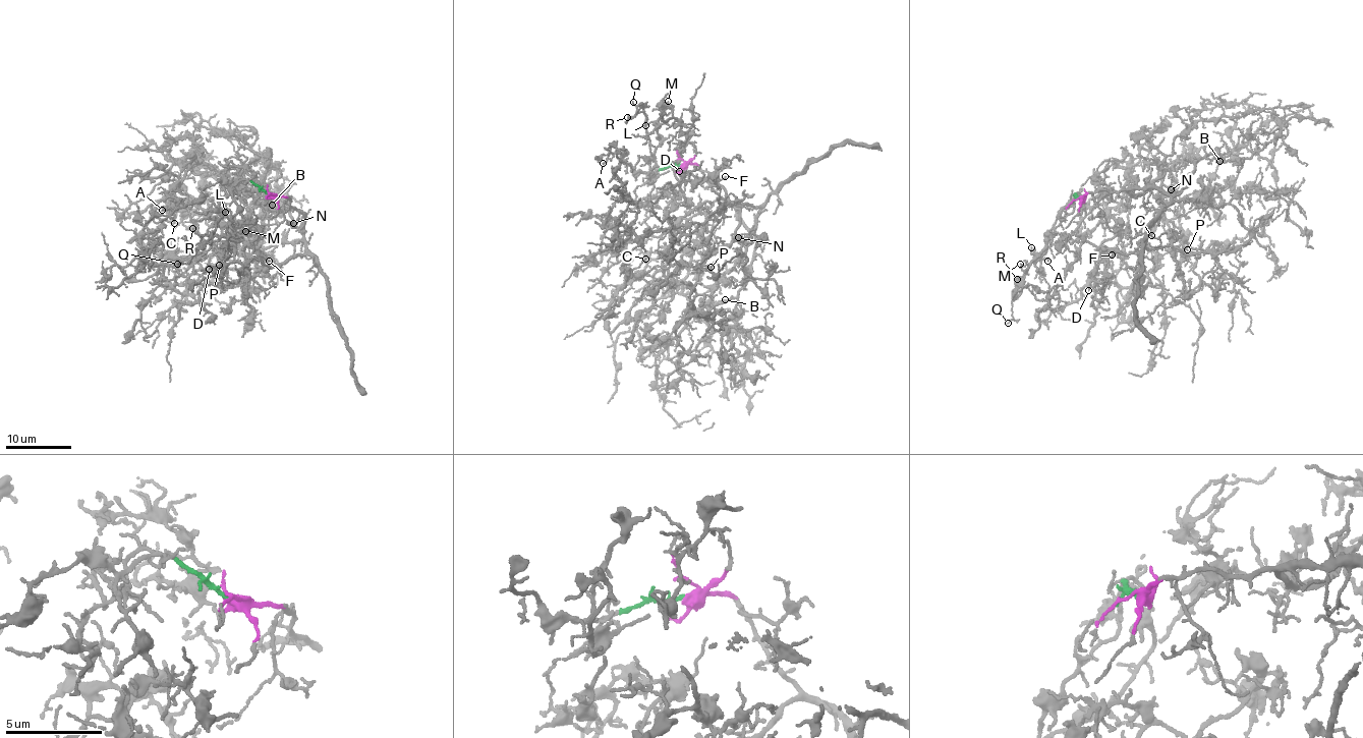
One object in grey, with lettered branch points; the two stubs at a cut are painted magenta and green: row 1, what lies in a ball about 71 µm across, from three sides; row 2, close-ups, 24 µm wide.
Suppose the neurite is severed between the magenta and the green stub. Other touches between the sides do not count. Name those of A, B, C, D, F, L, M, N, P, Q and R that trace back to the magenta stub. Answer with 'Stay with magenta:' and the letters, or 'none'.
Stay with magenta: B, C, D, F, N, P

